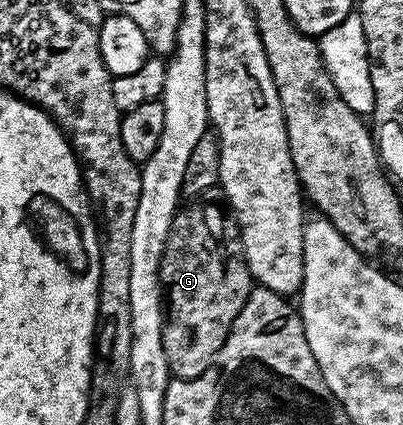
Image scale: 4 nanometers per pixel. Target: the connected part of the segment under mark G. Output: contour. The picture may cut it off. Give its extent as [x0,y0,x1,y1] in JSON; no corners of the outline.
[160,189,254,379]

